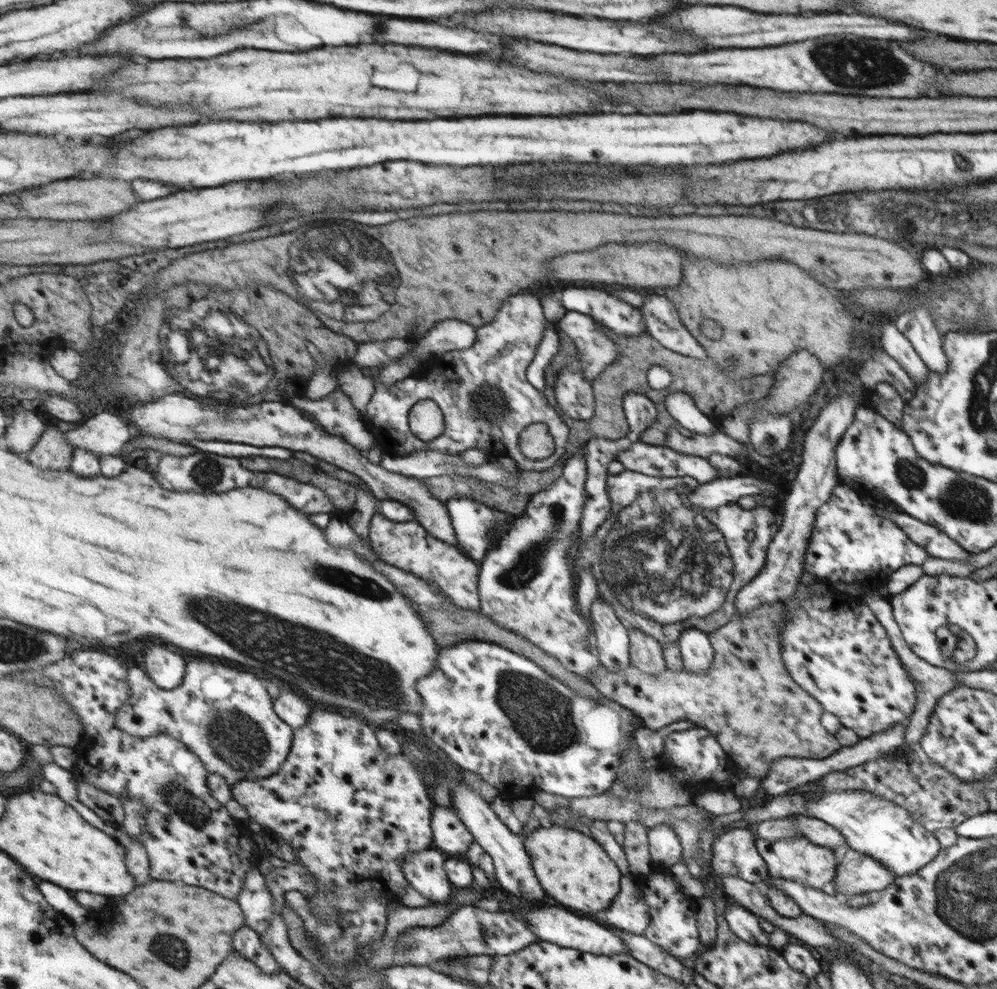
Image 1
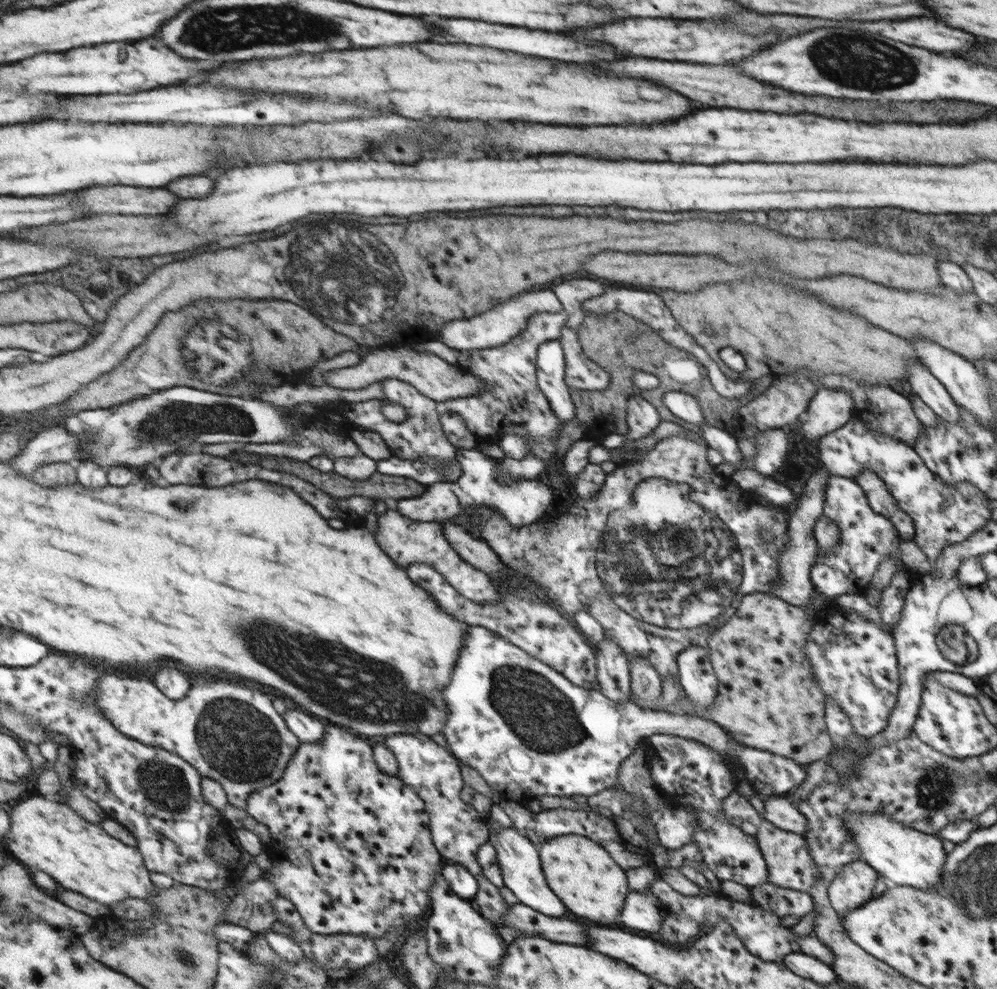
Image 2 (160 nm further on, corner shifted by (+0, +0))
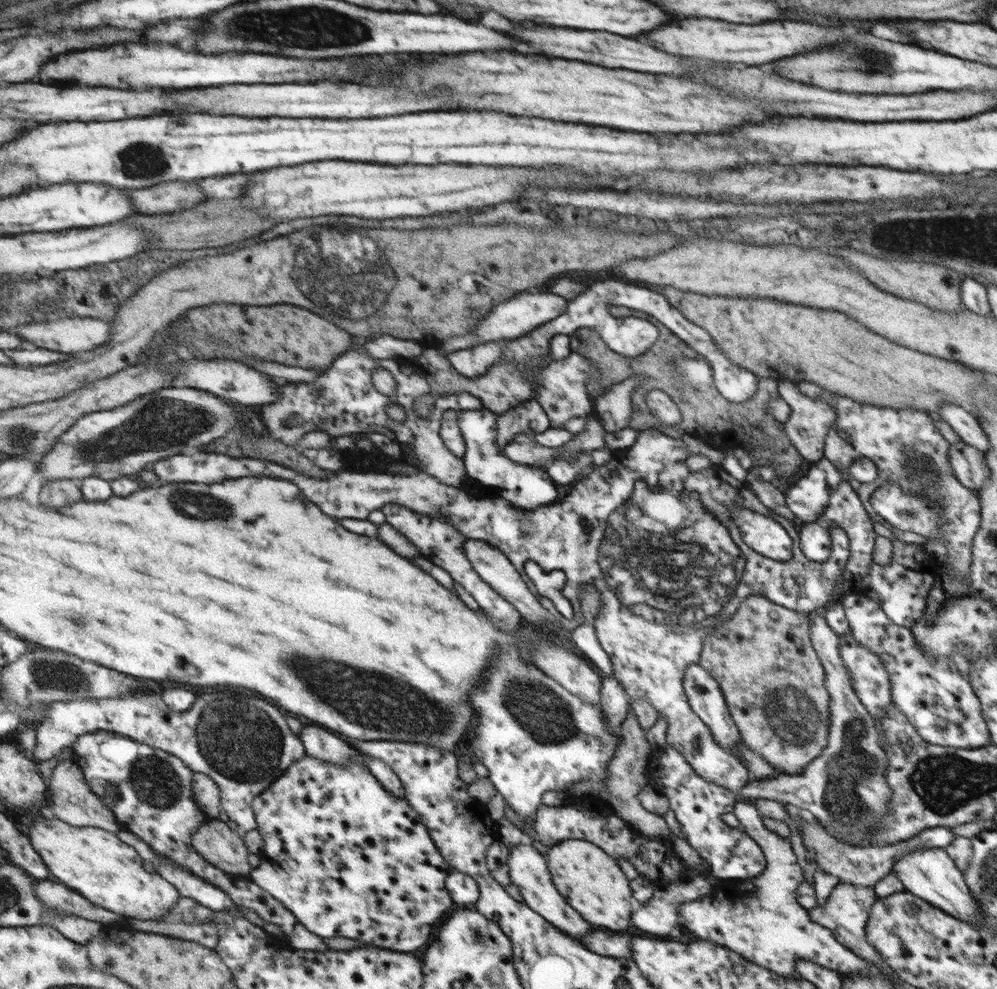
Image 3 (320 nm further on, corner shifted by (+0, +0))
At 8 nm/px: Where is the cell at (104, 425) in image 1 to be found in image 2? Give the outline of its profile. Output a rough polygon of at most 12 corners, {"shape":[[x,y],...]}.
{"shape":[[51,427],[32,437],[15,457],[31,476],[52,462],[78,463],[81,439]]}

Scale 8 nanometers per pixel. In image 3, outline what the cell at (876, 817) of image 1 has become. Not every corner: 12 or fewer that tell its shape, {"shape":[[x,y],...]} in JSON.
{"shape":[[913,848],[894,862],[904,890],[959,921],[981,908],[944,849]]}

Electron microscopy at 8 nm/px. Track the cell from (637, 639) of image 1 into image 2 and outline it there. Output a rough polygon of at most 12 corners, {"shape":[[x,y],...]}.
{"shape":[[642,656],[630,661],[630,692],[658,710],[661,680]]}

